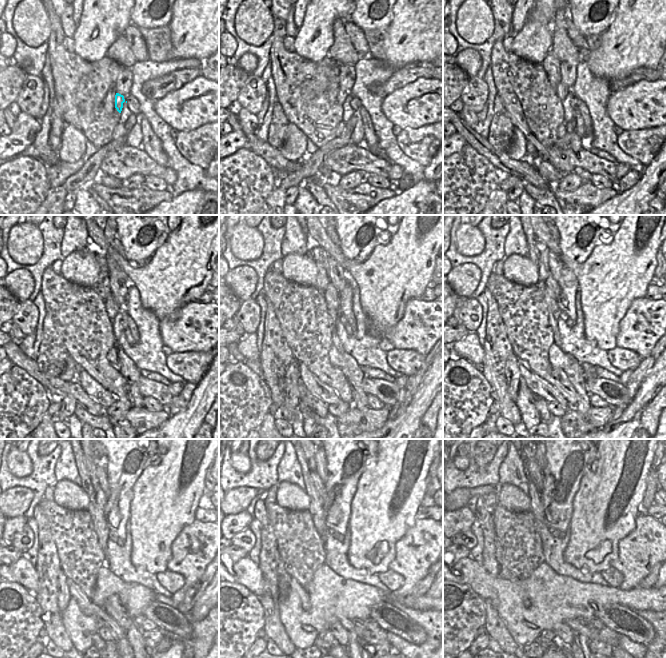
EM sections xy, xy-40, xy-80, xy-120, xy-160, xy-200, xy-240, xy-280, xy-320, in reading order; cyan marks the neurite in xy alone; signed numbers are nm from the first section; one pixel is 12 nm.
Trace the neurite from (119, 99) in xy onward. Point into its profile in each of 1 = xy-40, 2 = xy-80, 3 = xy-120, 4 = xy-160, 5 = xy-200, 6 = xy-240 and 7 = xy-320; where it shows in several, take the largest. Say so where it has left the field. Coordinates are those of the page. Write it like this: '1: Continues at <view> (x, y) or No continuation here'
1: Continues at xy-40 (342, 94)
2: Continues at xy-80 (562, 90)
3: Continues at xy-120 (112, 309)
4: Continues at xy-160 (330, 295)
5: Continues at xy-200 (551, 290)
6: Continues at xy-240 (99, 520)
7: Continues at xy-320 (534, 474)

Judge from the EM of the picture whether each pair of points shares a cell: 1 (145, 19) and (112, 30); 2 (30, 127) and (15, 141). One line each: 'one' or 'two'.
1: two
2: one

